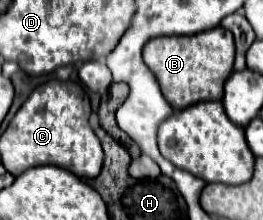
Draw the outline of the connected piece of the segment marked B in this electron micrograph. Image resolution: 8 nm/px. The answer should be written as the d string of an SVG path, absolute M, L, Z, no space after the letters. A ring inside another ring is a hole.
M222 26L192 36L160 36L144 46L144 62L156 76L160 90L172 108L182 110L198 100L220 100L224 94L224 82L232 74L234 66L234 38L228 30L222 30Z

